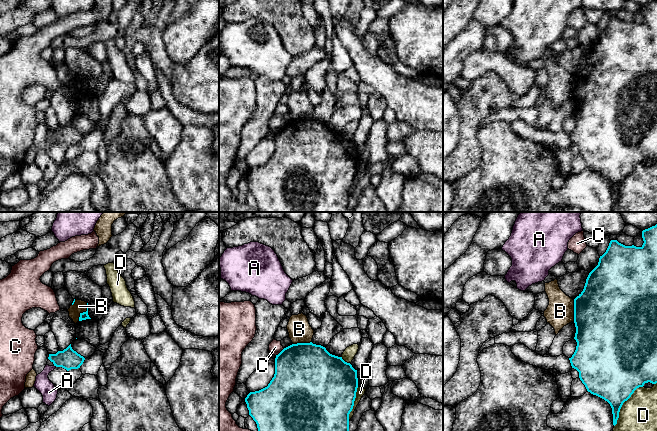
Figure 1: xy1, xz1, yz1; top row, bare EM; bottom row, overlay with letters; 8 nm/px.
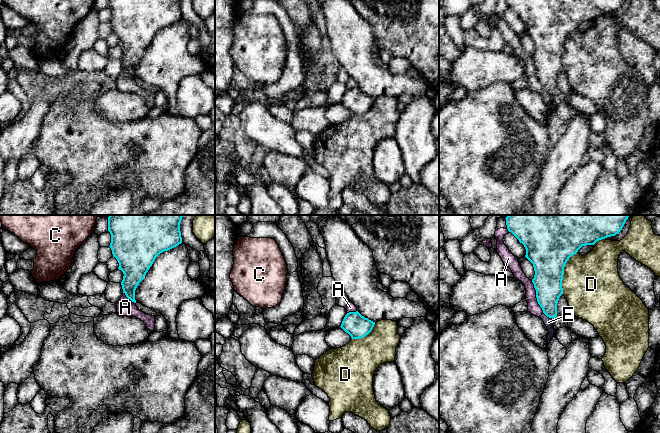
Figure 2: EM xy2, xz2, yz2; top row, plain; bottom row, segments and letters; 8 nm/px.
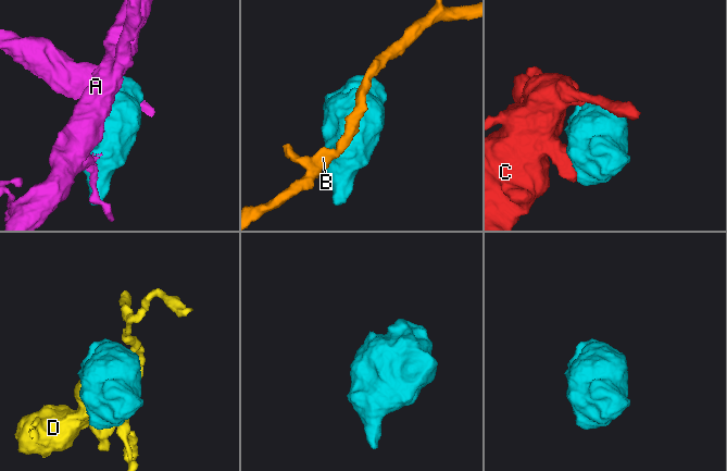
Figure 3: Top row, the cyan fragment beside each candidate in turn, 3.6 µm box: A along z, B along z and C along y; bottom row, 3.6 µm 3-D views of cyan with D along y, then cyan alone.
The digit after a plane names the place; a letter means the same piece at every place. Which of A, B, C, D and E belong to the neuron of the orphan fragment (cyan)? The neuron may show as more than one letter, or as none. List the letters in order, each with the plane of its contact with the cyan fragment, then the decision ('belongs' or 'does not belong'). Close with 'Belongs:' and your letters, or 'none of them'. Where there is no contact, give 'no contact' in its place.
A: meets cyan in yz2; does not belong
B: meets cyan in xy1; does not belong
C: meets cyan in xz1; does not belong
D: meets cyan in yz1; does not belong
E: meets cyan in yz2; belongs
Belongs: E

